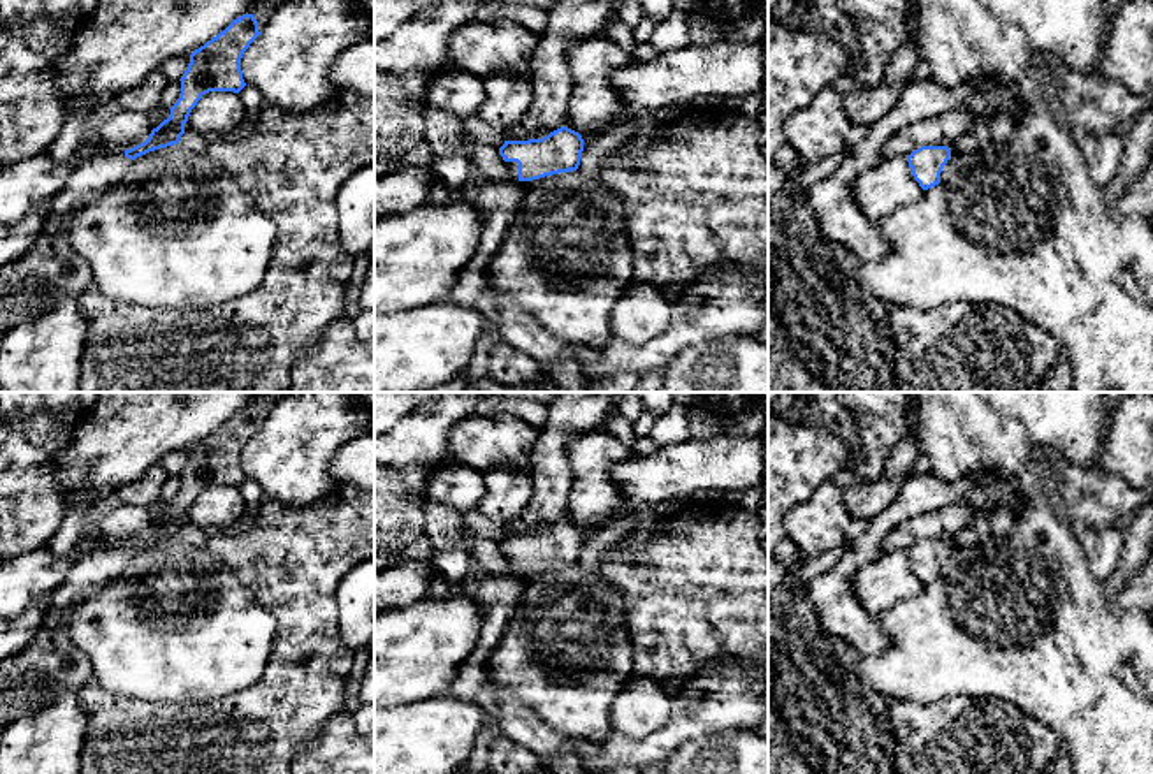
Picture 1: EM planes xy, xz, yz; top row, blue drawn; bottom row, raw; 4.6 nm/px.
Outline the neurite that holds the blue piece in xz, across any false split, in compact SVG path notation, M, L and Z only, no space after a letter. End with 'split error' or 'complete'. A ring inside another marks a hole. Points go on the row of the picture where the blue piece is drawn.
M561 127L541 139L504 141L499 148L499 155L508 167L504 181L533 181L576 171L582 151L582 135L568 127Z | split error

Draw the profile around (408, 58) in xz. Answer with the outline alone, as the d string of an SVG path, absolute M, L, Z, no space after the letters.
M432 0L402 23L394 33L374 44L374 70L383 77L374 84L374 176L392 172L402 157L425 139L425 95L434 74L453 67L448 39L476 18L480 0Z

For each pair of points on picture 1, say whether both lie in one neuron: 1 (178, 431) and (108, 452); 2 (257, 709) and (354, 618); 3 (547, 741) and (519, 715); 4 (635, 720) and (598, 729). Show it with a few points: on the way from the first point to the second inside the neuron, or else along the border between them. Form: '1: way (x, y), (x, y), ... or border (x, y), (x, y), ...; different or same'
1: way (160, 431), (129, 431), (125, 435); same
2: border (336, 591), (338, 634), (354, 651); different
3: way (540, 736), (526, 722); same
4: border (624, 686), (612, 704), (610, 729); different

